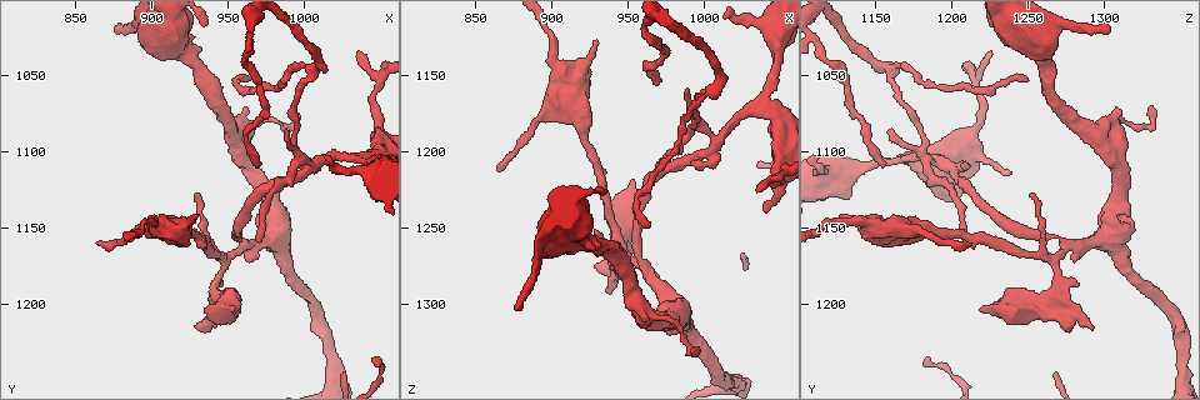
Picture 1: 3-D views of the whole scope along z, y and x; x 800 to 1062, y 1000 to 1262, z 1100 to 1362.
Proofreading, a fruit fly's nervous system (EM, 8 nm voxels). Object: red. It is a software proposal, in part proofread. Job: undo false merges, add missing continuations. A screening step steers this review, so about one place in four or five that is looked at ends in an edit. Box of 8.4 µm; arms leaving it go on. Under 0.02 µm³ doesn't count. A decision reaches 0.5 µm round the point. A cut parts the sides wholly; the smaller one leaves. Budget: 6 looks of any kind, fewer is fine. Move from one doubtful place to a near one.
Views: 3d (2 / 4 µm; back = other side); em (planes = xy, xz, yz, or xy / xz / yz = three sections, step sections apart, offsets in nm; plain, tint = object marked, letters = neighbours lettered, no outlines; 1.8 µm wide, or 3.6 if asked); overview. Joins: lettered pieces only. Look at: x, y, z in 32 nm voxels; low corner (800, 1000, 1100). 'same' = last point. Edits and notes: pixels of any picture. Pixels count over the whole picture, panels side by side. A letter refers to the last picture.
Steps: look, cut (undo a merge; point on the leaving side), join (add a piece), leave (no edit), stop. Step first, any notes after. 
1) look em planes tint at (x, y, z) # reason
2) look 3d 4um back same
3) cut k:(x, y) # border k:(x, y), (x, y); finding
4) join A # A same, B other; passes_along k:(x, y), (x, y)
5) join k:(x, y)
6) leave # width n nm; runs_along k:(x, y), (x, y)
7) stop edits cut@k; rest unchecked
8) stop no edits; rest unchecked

look em 3.6um xy step 16 tint at (874, 1020, 1304) # branch stops here

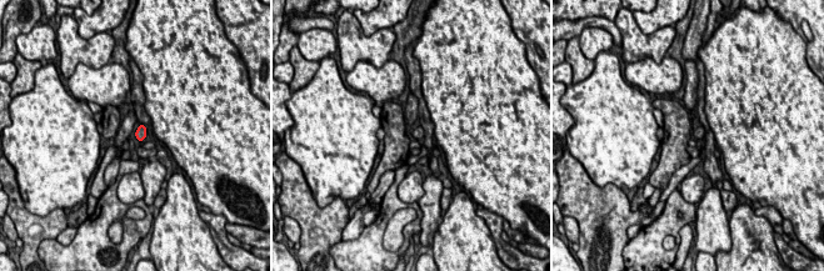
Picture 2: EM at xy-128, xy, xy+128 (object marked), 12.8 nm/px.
look em 3.6um planes tint same

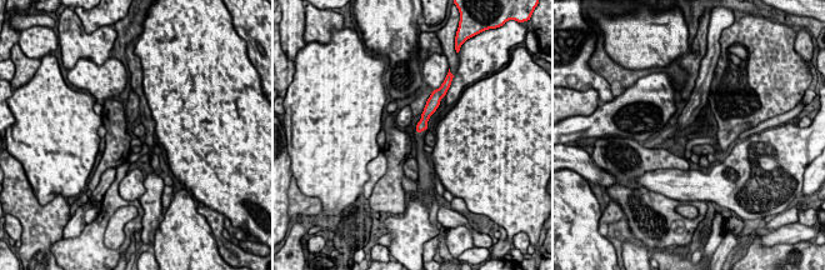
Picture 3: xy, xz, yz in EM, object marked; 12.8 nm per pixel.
look em 3.6um planes letters same # see the neighbours

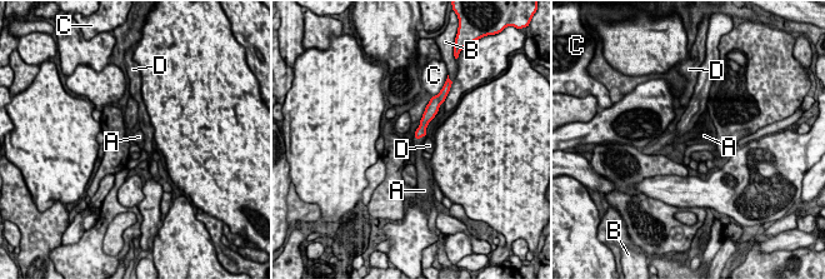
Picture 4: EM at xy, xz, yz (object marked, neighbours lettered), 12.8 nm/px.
join A # longest_contact A 160 nm; A same, B other, C other, D other; it goes on there

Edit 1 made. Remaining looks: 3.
look overview # redraw

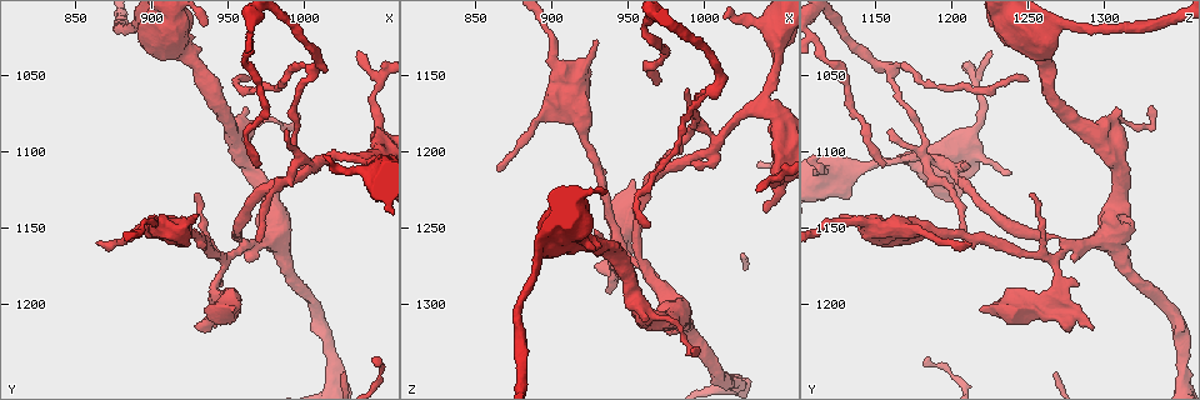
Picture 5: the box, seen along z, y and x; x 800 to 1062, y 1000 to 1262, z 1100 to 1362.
look em xz step 8 tint at (984, 1144, 1300) # narrows sharply

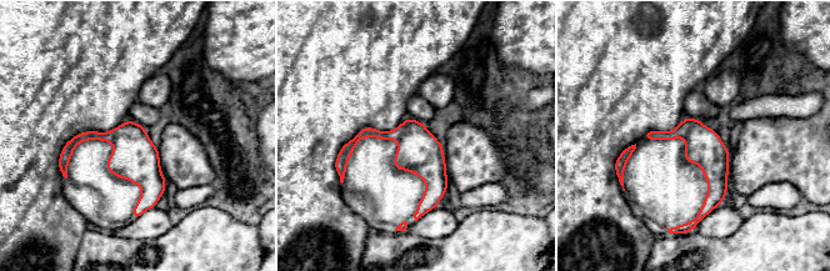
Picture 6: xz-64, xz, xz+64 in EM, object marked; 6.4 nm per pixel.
look em planes letters same # cut it another way

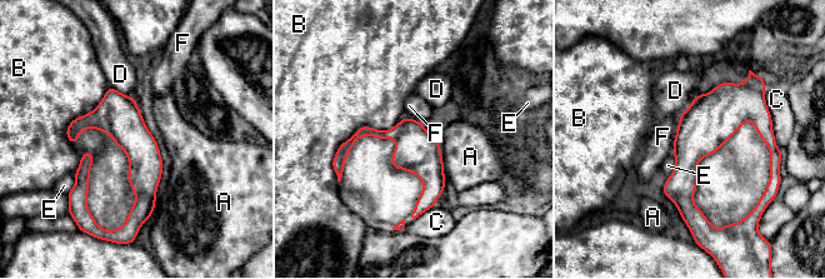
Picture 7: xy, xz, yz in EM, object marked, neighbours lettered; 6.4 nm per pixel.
leave # A other, B other, C other, D other, E other, F other; border 7:(680, 114), (671, 152); all the same neuron

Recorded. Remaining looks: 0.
stop edits join@4; rest unchecked

